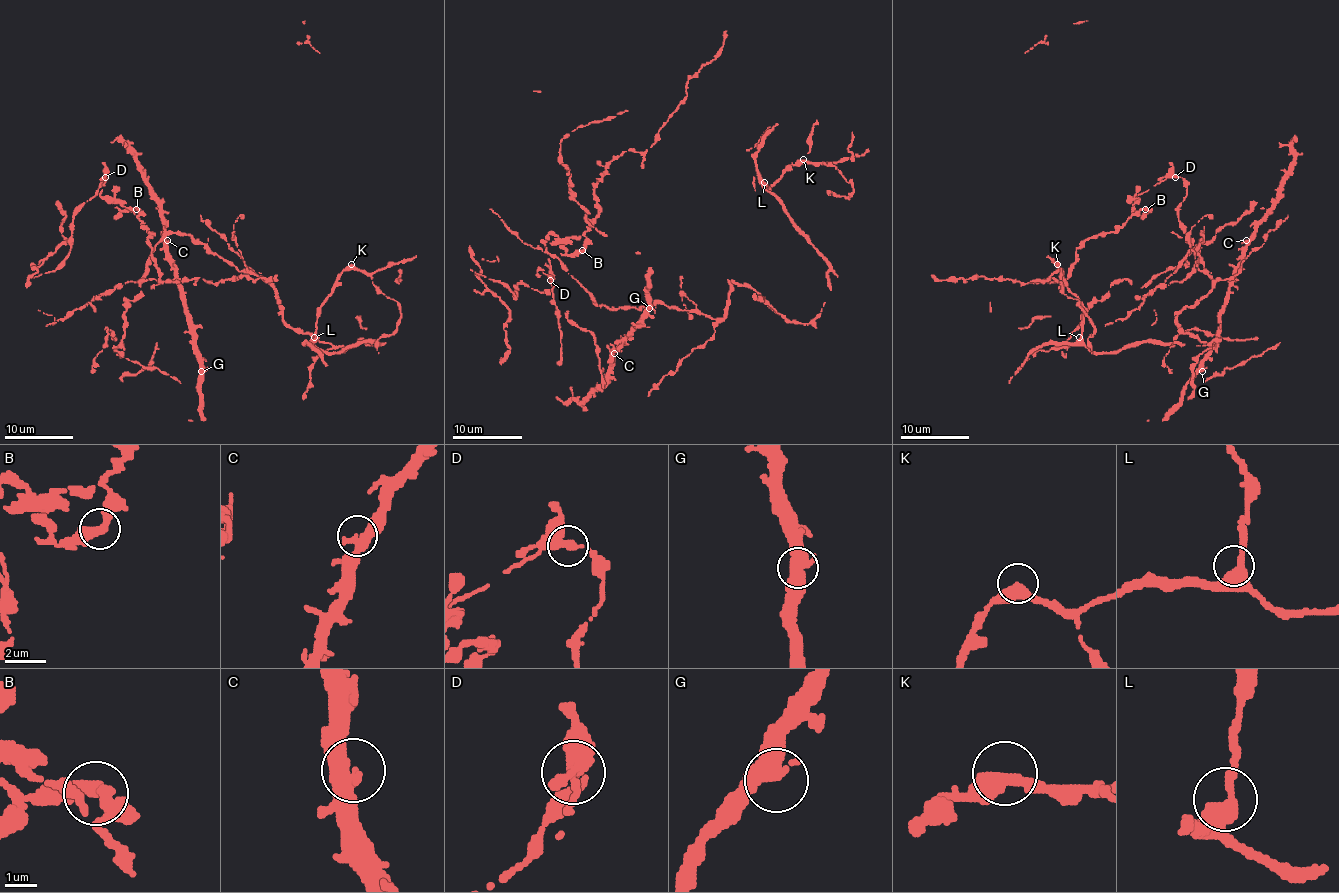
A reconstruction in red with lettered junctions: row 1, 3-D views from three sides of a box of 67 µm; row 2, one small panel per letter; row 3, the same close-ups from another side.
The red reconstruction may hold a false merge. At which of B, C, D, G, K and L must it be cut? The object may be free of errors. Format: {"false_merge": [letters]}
{"false_merge": ["D"]}

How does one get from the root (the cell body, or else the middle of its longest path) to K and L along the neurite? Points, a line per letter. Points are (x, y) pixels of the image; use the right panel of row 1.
K: (1198, 257), (1202, 233), (1212, 288), (1176, 322), (1215, 348), (1135, 341), (1093, 353), (1057, 264)
L: (1198, 257), (1202, 233), (1197, 252), (1212, 288), (1176, 322), (1215, 348), (1135, 341), (1093, 353), (1079, 337)

